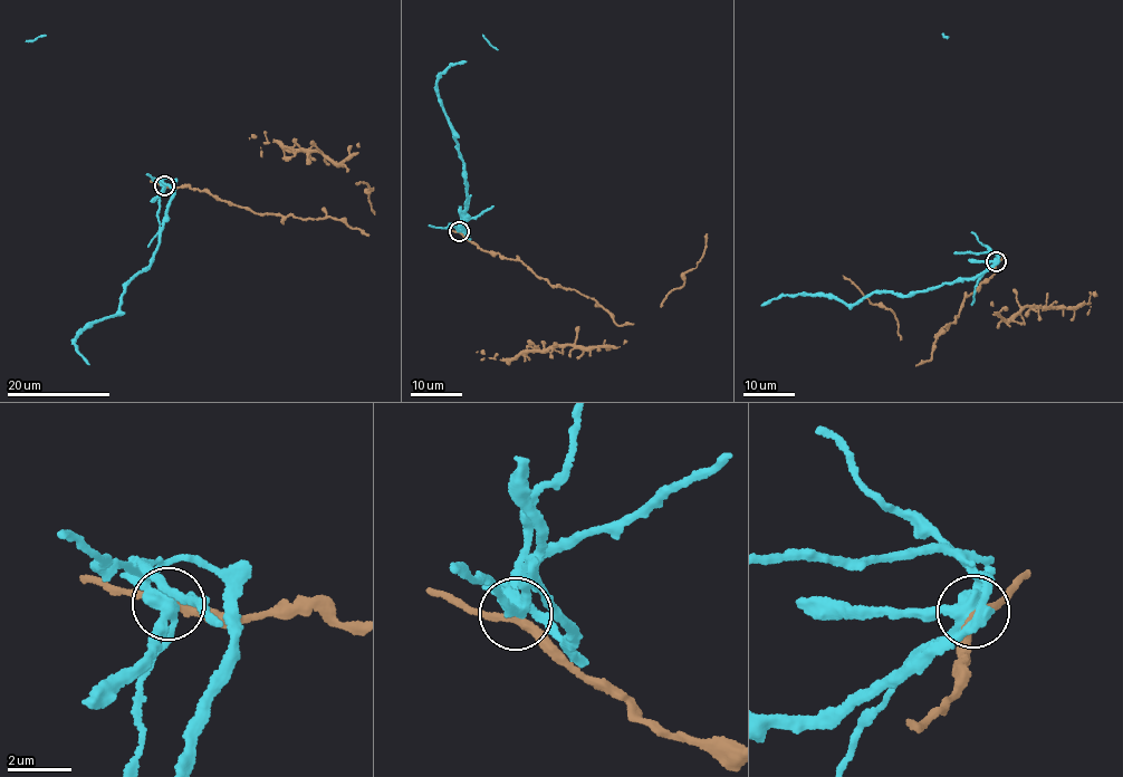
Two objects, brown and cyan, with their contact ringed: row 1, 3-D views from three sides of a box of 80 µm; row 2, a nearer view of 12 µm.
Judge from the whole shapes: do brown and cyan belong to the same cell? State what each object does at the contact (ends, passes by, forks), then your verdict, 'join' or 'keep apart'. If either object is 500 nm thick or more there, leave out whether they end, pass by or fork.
brown passes by | cyan forks | keep apart

